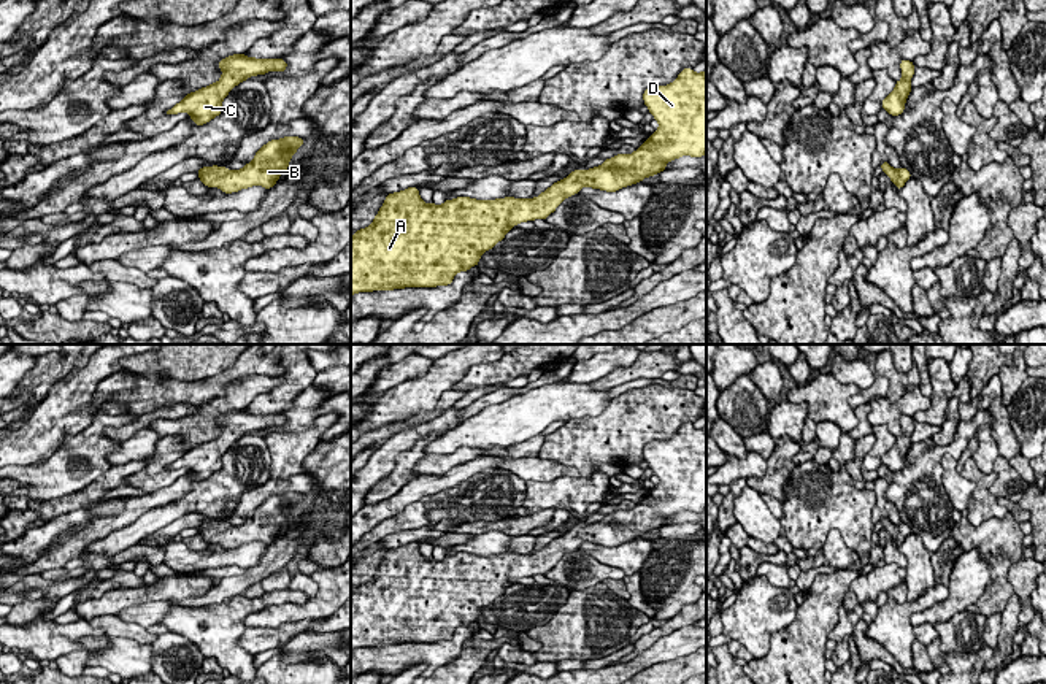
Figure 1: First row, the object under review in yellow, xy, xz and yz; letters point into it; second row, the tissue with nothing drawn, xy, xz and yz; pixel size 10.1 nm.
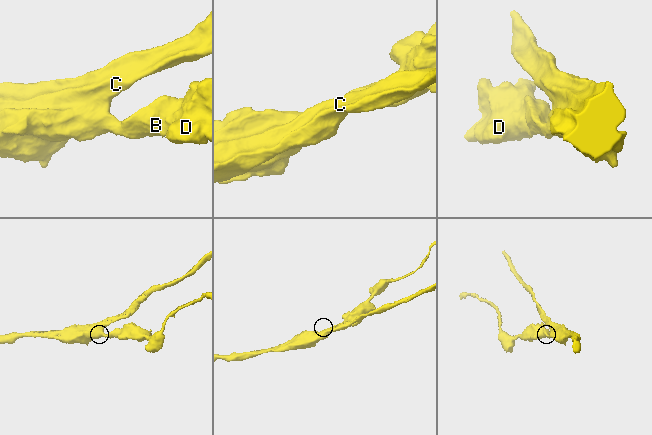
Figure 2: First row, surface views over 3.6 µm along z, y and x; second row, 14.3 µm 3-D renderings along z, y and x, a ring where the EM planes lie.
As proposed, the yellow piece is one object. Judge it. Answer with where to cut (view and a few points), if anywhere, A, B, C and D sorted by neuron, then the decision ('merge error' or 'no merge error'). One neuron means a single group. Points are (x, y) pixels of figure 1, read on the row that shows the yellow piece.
no cut; A B C D; no merge error

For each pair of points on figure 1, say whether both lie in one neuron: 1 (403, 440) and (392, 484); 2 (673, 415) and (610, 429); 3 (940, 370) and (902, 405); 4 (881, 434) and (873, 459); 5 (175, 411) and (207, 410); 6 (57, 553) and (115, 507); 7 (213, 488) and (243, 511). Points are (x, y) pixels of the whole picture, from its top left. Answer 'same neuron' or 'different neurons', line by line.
1: different neurons
2: same neuron
3: different neurons
4: same neuron
5: same neuron
6: different neurons
7: different neurons

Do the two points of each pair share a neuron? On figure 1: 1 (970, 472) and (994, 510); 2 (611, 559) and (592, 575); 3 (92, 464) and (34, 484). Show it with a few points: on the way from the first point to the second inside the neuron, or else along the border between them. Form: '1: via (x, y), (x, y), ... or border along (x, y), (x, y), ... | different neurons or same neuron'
1: via (980, 481), (984, 500) | same neuron
2: border along (578, 548), (603, 564), (618, 567), (626, 575) | different neurons
3: via (78, 464), (48, 480) | same neuron

